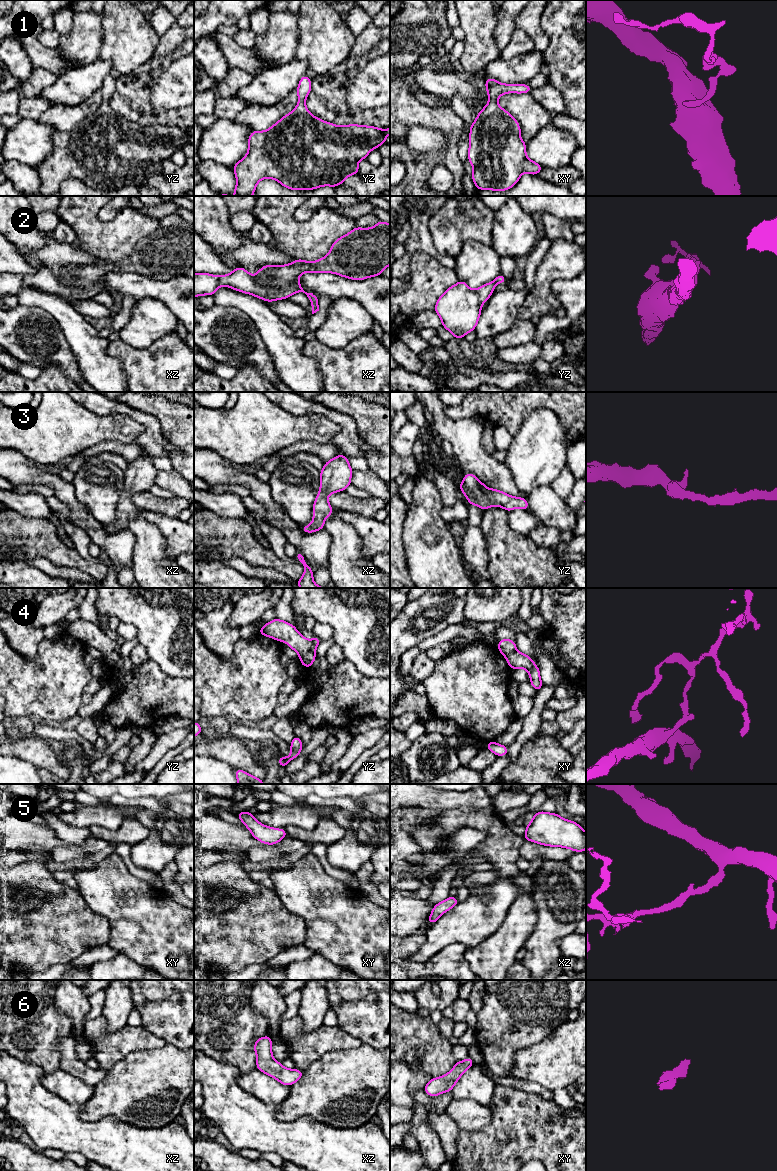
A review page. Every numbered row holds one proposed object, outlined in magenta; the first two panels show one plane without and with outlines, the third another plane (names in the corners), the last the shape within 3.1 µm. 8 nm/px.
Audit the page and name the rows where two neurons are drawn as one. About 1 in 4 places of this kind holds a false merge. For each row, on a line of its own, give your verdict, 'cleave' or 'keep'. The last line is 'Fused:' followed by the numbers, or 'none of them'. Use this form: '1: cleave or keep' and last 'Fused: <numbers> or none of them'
1: keep
2: keep
3: keep
4: cleave
5: keep
6: keep
Fused: 4

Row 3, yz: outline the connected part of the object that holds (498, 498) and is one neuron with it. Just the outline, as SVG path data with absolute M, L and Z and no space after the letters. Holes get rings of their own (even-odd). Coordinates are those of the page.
M465 473L463 482L457 486L461 489L470 505L476 505L483 511L490 506L502 507L507 512L515 508L529 510L527 498L510 496L498 489L491 490L472 473Z

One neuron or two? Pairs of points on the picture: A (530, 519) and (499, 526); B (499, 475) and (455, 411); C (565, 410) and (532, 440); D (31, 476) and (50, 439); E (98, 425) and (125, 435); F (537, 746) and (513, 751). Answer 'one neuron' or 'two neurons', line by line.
A: two neurons
B: two neurons
C: two neurons
D: two neurons
E: one neuron
F: two neurons

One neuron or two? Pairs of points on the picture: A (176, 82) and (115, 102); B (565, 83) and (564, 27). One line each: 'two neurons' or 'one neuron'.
A: two neurons
B: one neuron

